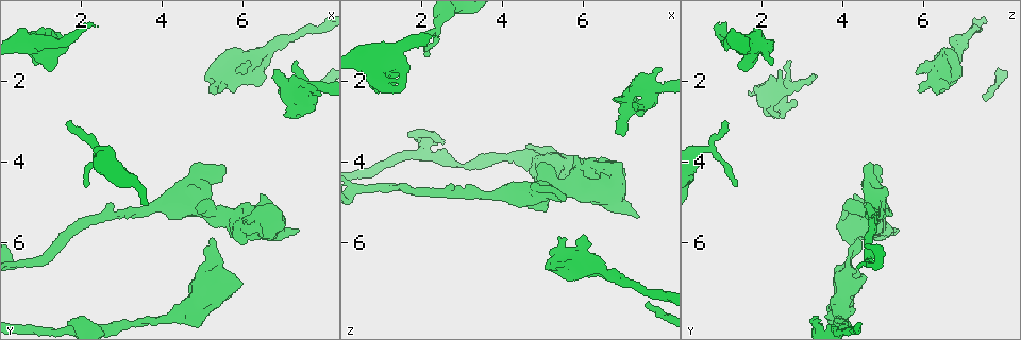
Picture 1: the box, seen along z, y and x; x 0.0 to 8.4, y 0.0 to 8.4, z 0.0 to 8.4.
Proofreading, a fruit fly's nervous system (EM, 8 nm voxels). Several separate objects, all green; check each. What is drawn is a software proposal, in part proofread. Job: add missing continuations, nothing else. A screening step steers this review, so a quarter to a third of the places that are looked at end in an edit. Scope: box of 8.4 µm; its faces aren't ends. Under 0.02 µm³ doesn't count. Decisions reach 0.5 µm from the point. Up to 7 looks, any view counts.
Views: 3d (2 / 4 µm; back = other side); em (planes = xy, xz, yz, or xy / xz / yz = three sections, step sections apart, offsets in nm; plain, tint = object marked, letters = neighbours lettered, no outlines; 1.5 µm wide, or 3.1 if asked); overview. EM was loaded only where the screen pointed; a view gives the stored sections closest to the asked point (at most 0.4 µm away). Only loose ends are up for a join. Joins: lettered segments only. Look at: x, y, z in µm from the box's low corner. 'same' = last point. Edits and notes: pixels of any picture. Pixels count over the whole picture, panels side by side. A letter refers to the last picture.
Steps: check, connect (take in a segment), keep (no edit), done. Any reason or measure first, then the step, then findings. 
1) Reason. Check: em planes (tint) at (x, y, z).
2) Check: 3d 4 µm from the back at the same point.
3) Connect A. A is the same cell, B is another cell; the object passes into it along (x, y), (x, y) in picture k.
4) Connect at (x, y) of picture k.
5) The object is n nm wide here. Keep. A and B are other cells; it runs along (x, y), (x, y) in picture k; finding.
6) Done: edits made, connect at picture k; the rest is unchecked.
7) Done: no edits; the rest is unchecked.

An open end. Check: 3d 4 µm at (7.05, 1.90, 3.30).

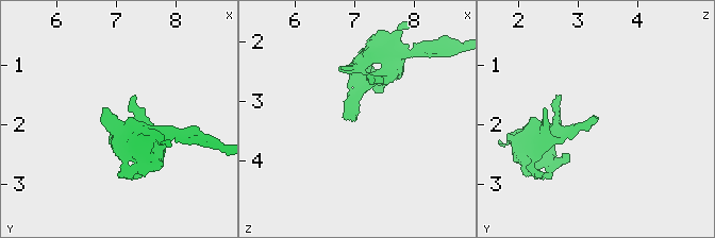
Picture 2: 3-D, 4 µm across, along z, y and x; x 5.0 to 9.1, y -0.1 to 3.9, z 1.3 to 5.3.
Shape alone is not enough. Check: em planes (letters) at (7.00, 1.90, 3.35).

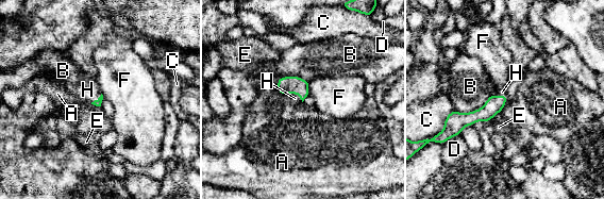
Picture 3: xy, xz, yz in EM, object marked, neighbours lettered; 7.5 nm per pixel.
Connect H. H is the same cell, A, B, C, D, E and F are other cells; the object passes into it along (298, 85), (295, 93), (295, 98) in picture 3; it goes on there.

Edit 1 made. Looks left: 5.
An open end. Check: em planes (letters) at (0.90, 1.60, 2.25).

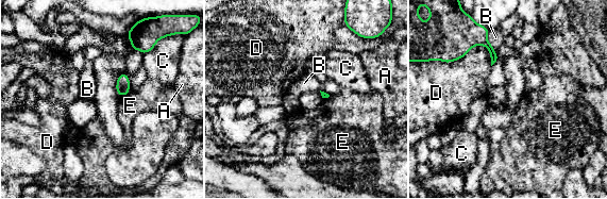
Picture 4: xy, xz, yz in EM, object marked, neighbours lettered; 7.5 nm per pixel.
Keep. A, B, C, D and E are other cells; a border runs along (130, 92), (119, 96) in picture 4; no lettered segment goes on from it.

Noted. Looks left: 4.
Branch stops here. Check: 3d 2 µm at (2.10, 4.50, 1.45).

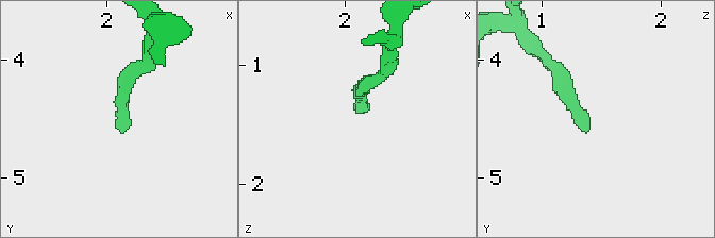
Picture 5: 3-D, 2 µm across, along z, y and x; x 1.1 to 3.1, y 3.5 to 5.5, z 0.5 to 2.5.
Check: em planes (letters) at (2.10, 4.52, 1.42).

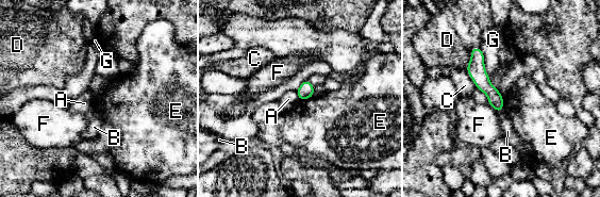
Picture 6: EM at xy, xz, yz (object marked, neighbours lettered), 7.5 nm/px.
Keep. A, B, C, D, E, F and G are other cells; it runs along (474, 50), (477, 71), (499, 108) in picture 6; none of them fits.

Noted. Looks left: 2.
Done: edits made, connect at picture 3; the rest is unchecked.

